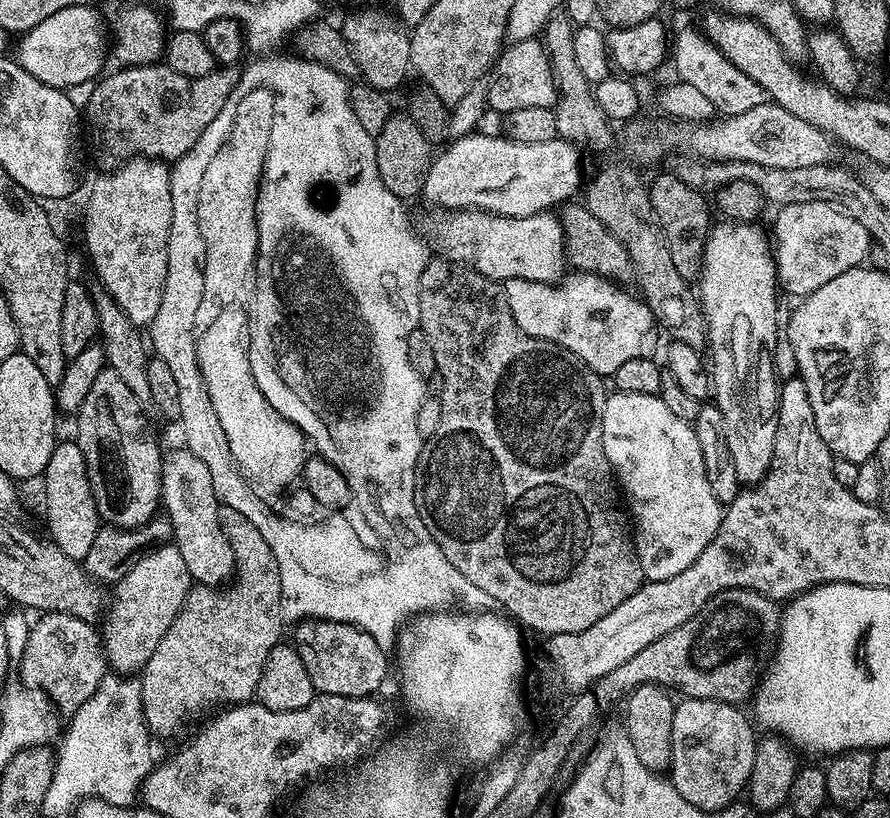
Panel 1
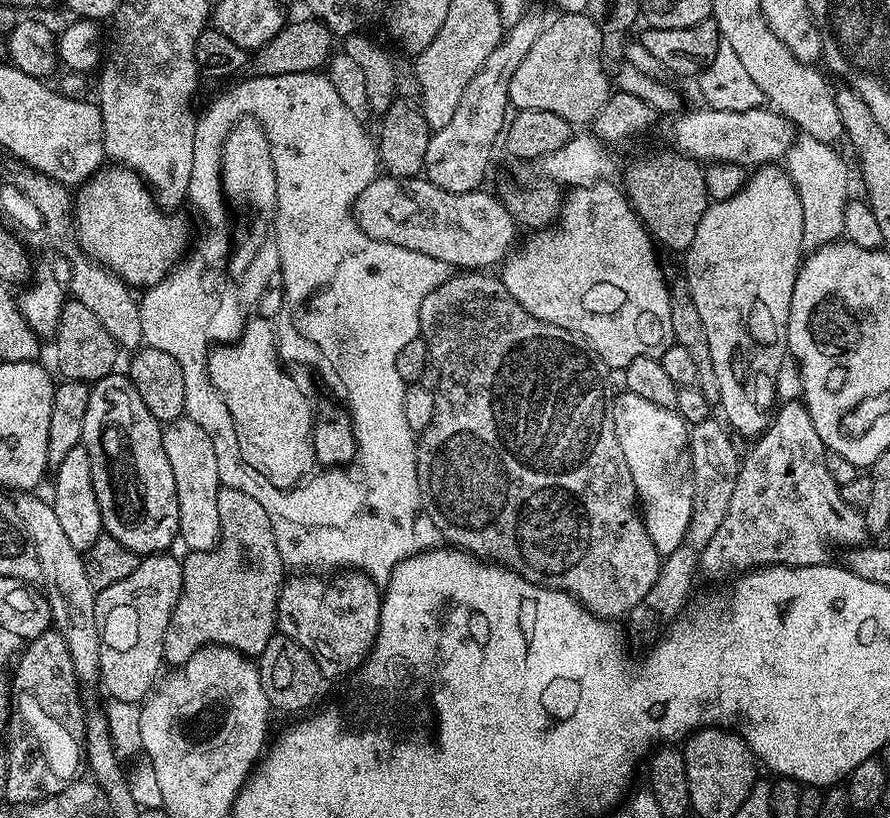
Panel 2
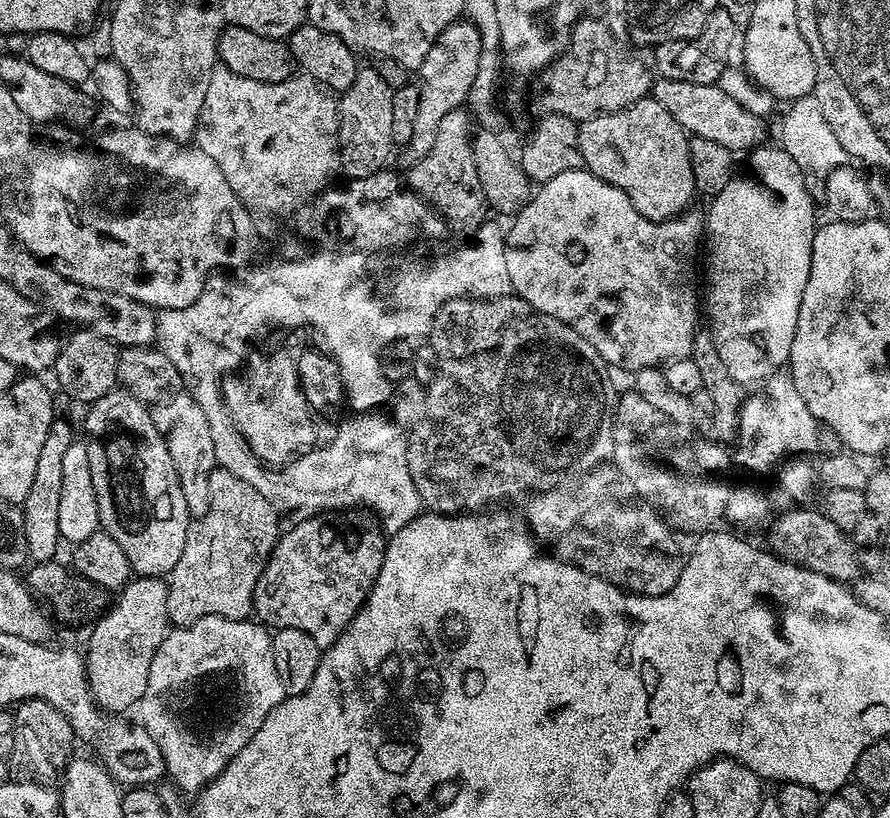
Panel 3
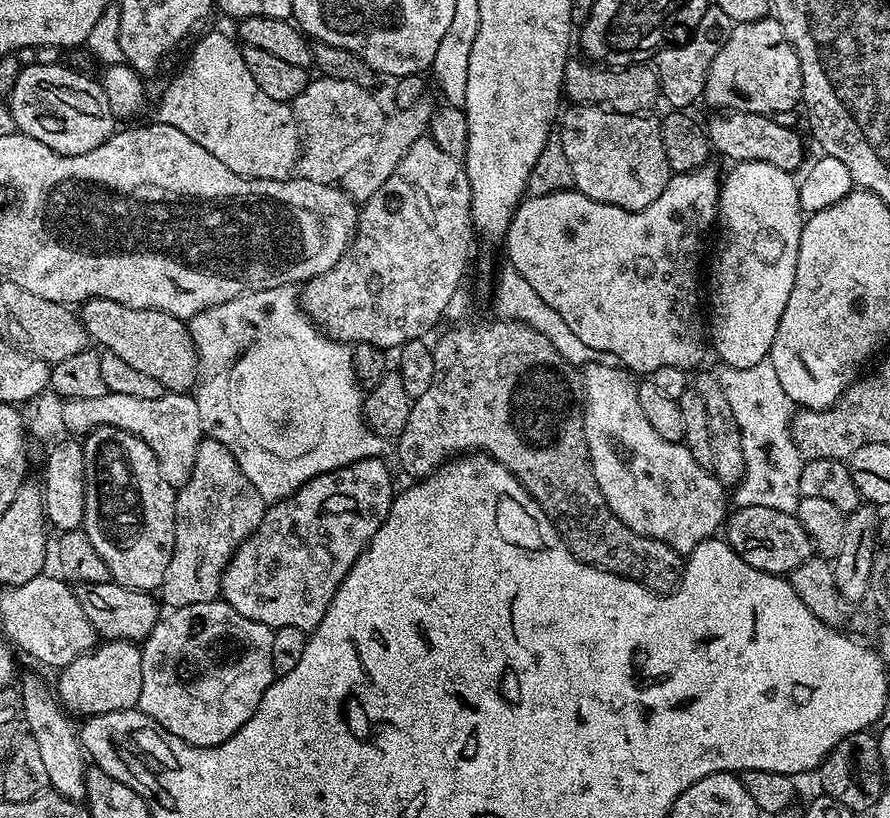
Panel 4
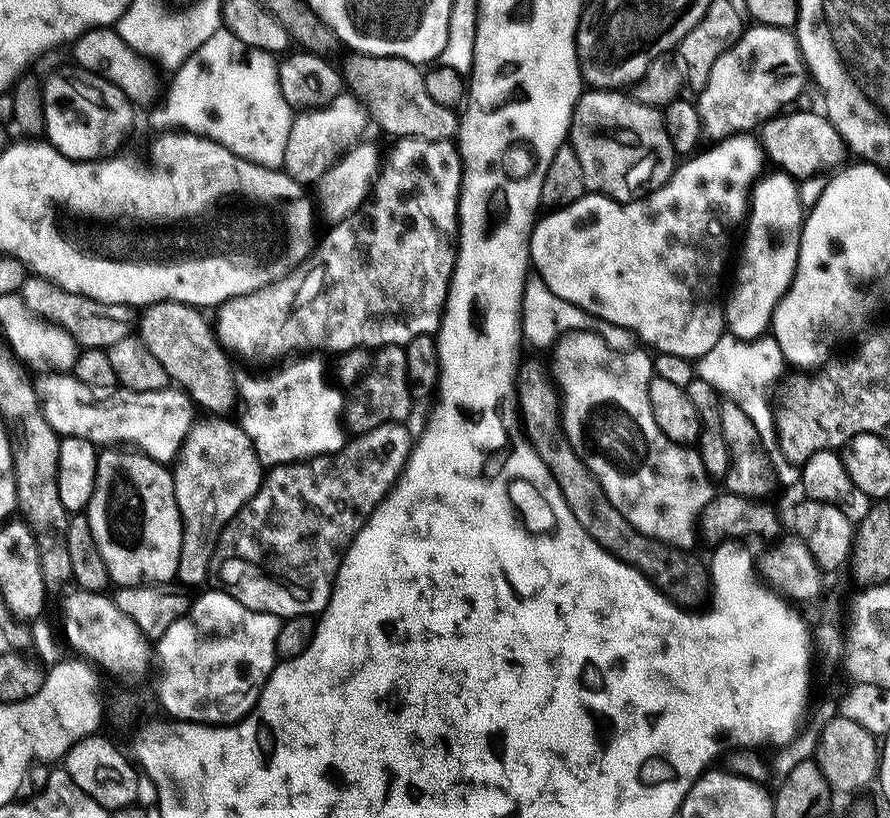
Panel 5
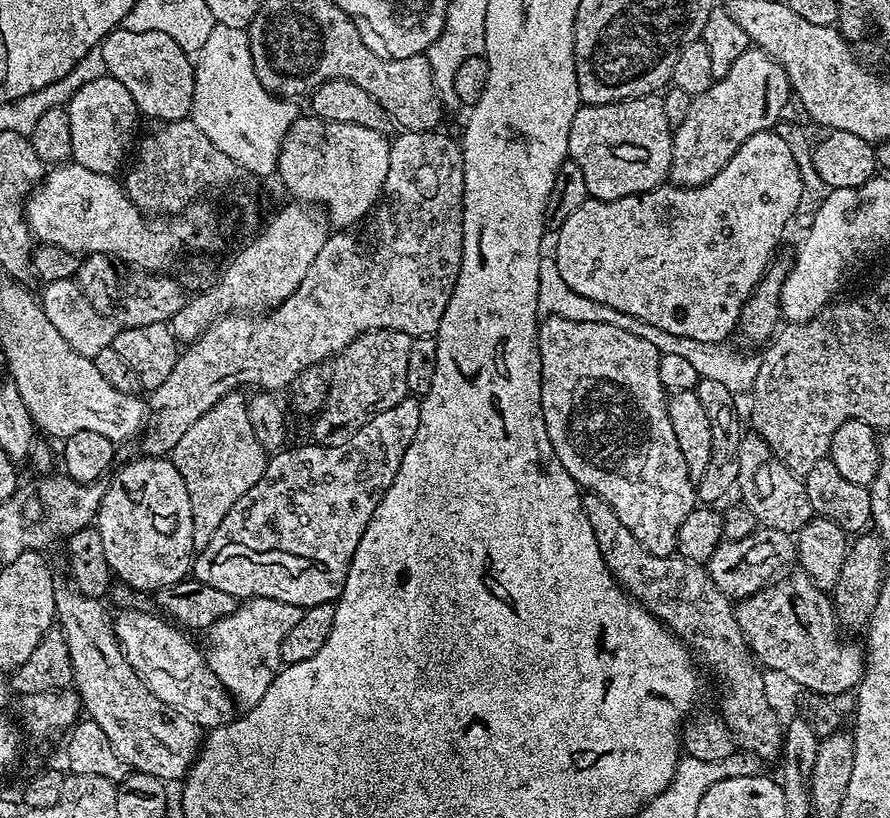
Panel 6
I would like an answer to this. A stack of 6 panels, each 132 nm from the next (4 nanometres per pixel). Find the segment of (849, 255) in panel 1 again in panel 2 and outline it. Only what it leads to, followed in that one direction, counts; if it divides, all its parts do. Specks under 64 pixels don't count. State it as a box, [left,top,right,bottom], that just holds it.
[784,135,848,250]

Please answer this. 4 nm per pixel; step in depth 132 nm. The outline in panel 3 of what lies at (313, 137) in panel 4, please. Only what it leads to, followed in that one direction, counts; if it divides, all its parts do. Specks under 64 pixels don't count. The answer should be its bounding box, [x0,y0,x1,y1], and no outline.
[339,67,394,180]

